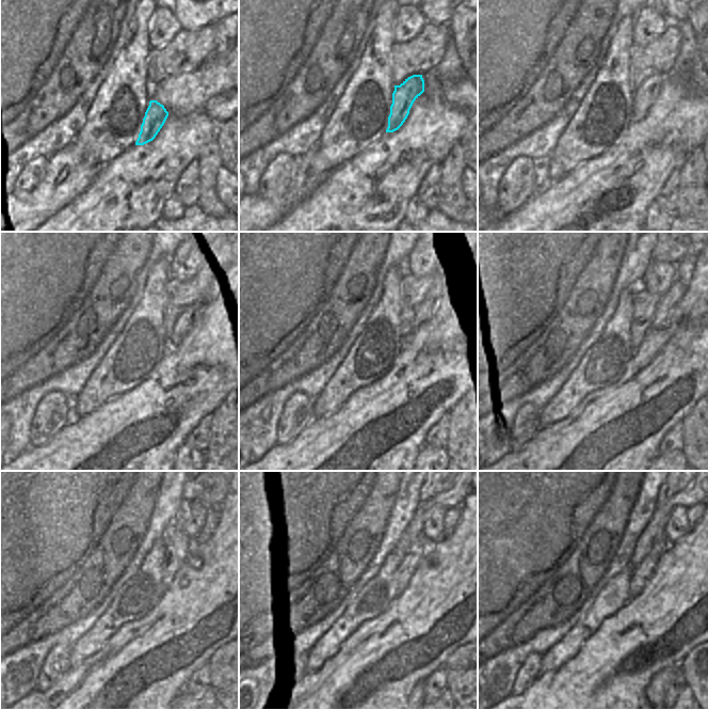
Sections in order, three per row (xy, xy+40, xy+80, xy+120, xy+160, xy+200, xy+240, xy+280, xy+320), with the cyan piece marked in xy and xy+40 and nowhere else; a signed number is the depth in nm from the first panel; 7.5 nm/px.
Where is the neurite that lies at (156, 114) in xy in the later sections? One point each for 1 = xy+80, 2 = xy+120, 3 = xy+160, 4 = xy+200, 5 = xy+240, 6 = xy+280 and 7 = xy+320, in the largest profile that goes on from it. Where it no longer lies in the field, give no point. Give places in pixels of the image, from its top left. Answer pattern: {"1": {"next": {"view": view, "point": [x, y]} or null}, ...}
{"1": {"next": {"view": "xy+80", "point": [644, 94]}}, "2": {"next": {"view": "xy+120", "point": [183, 319]}}, "3": {"next": {"view": "xy+160", "point": [424, 311]}}, "4": {"next": {"view": "xy+200", "point": [669, 300]}}, "5": {"next": {"view": "xy+240", "point": [212, 519]}}, "6": {"next": {"view": "xy+280", "point": [453, 515]}}, "7": {"next": {"view": "xy+320", "point": [694, 514]}}}

